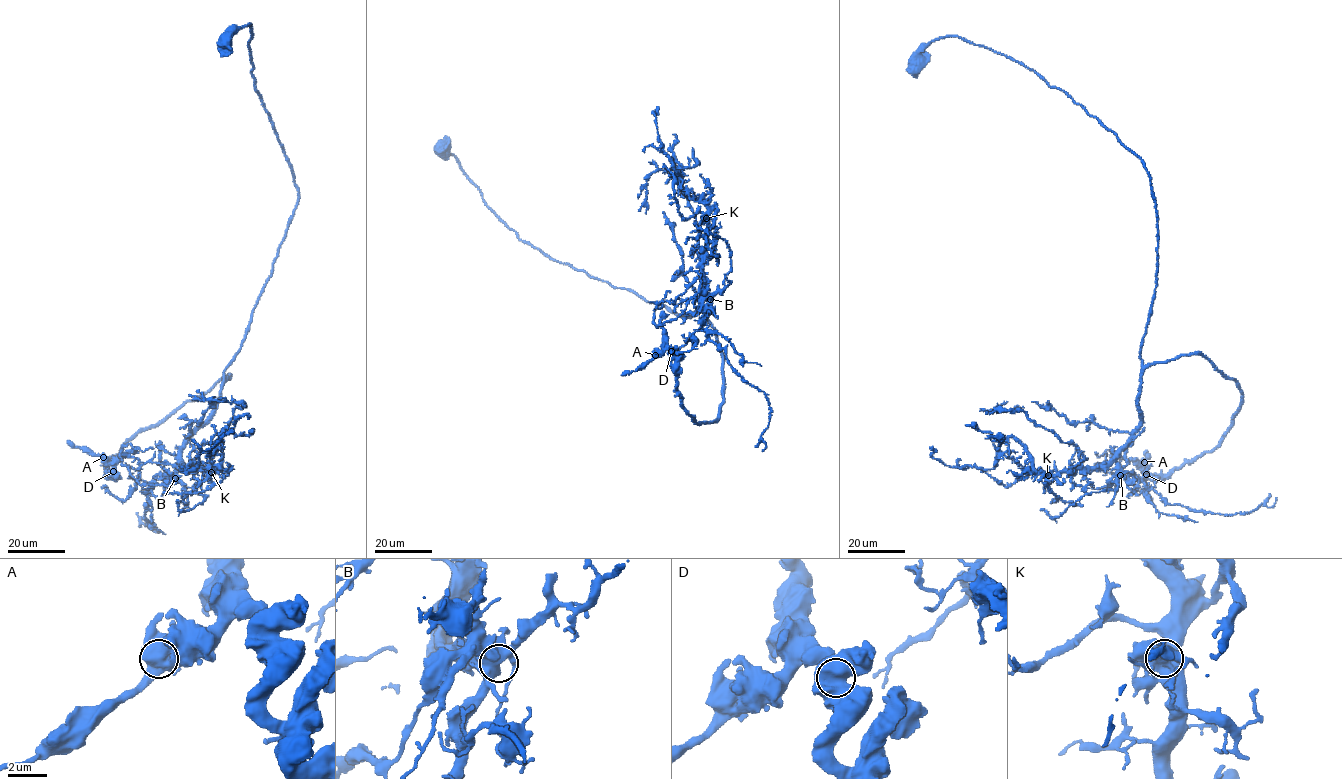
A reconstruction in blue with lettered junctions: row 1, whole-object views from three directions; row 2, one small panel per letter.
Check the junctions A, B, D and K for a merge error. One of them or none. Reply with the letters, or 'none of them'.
none of them

